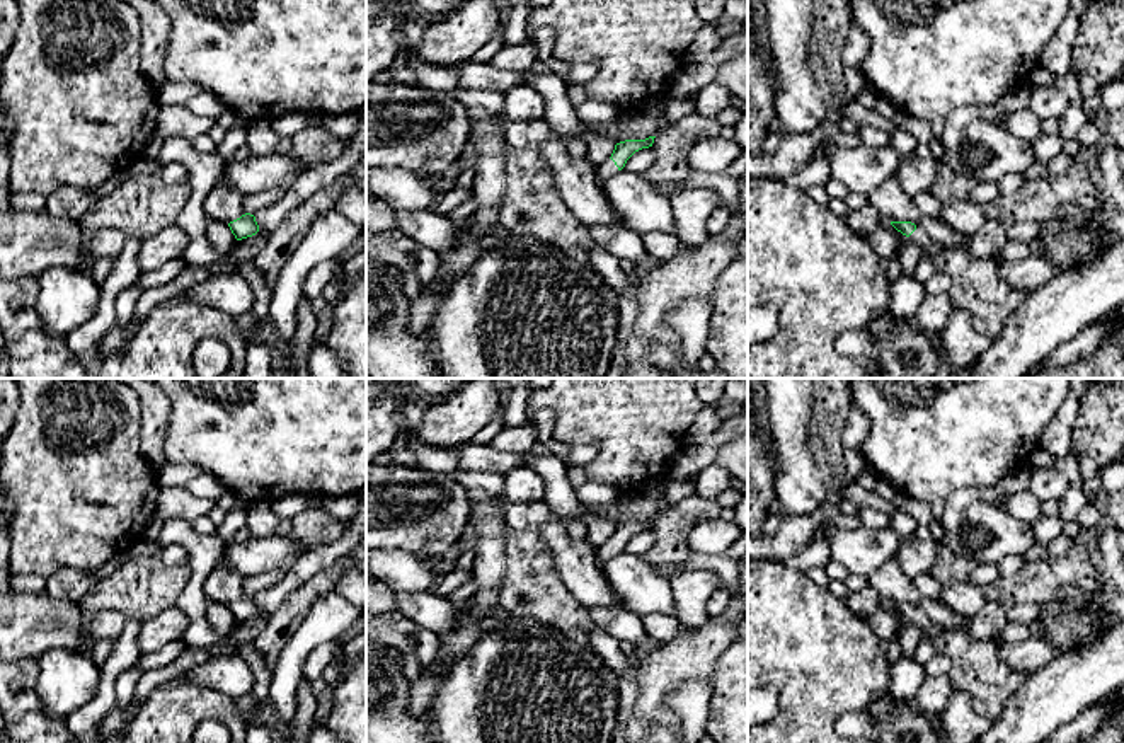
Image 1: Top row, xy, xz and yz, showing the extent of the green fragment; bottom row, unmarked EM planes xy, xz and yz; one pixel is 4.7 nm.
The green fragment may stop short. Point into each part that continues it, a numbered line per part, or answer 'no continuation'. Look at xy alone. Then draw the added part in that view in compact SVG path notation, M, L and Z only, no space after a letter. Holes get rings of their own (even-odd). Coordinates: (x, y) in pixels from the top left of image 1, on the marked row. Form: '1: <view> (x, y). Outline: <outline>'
no continuation

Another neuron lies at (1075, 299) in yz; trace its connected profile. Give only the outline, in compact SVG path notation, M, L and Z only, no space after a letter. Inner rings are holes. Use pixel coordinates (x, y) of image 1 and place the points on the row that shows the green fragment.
M1124 237L1112 239L1095 259L1058 274L1029 293L1010 315L989 349L981 353L964 378L1027 378L1056 348L1098 319L1124 305Z

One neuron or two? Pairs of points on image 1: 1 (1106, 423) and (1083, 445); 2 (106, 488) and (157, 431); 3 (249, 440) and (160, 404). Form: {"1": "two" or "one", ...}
{"1": "one", "2": "two", "3": "two"}

